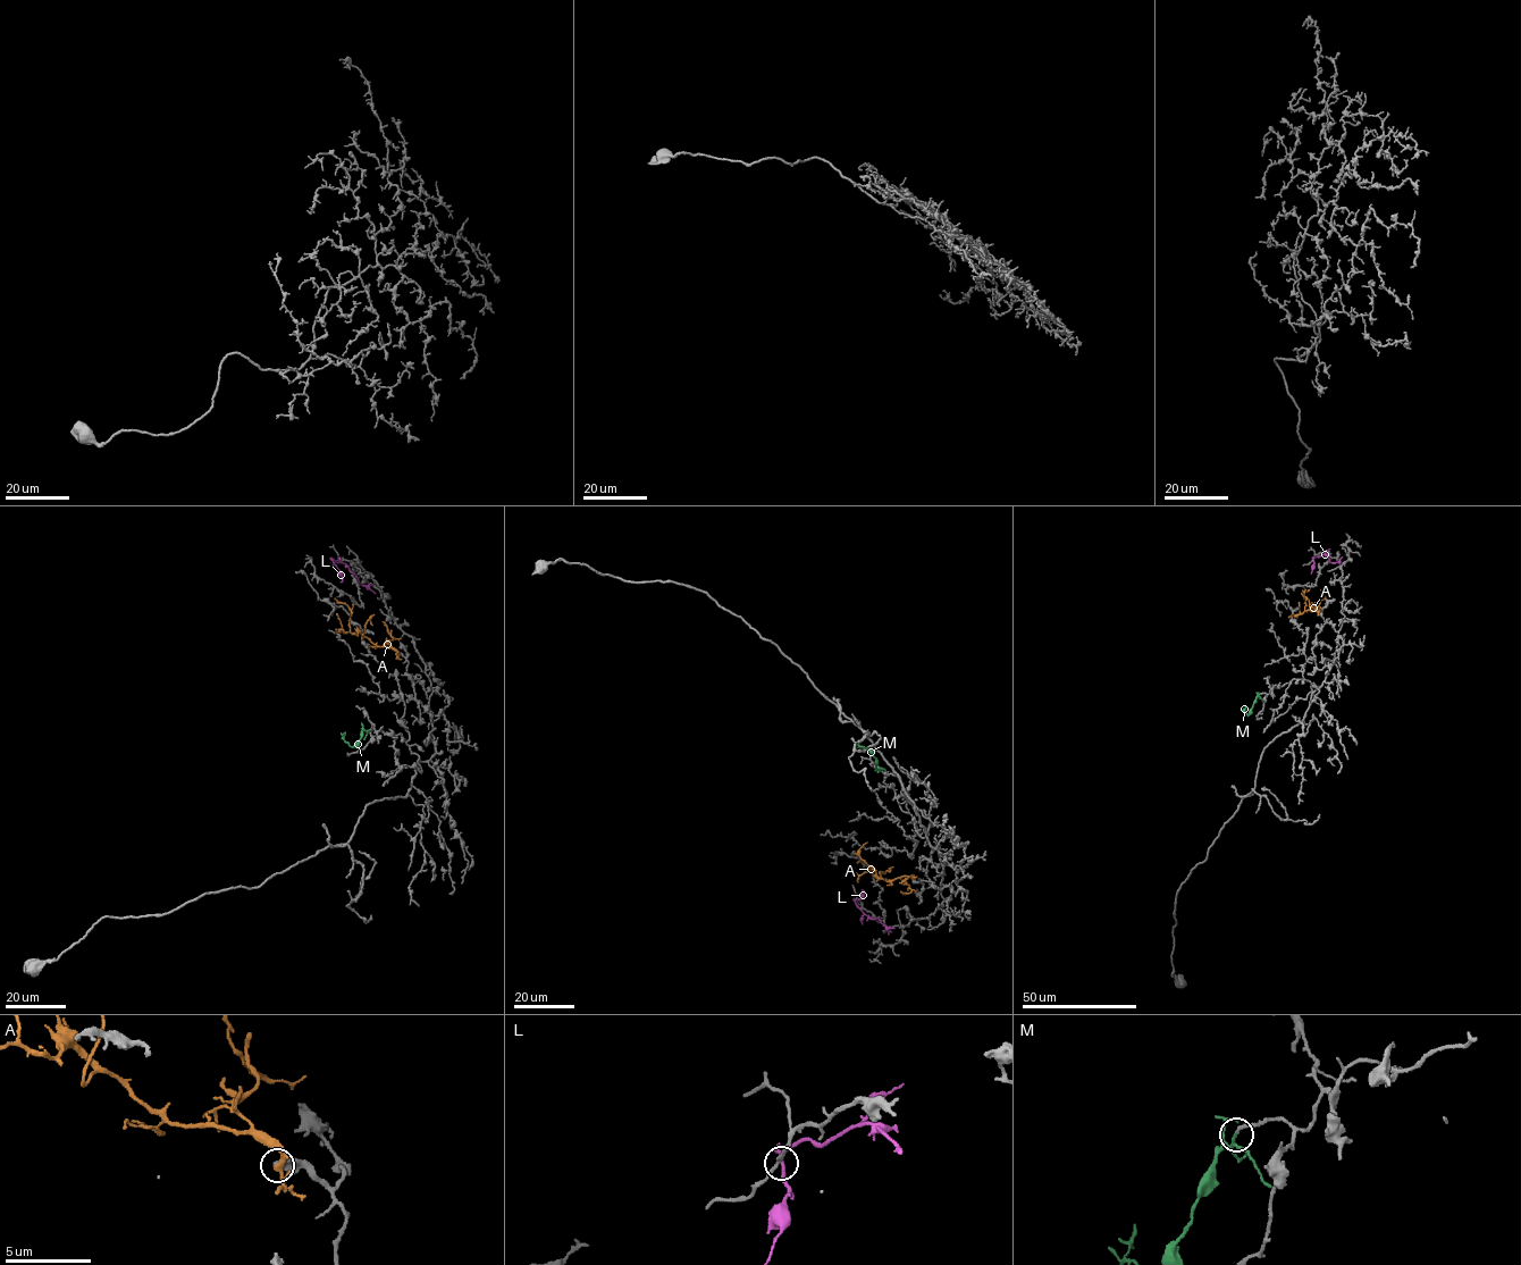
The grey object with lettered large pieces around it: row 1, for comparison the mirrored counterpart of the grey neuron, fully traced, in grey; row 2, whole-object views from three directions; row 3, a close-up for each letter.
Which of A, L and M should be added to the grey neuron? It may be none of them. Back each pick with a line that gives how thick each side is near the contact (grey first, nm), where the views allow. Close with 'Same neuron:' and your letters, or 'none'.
M: 190 nm thick on the grey side, 140 nm on the other
Same neuron: M

